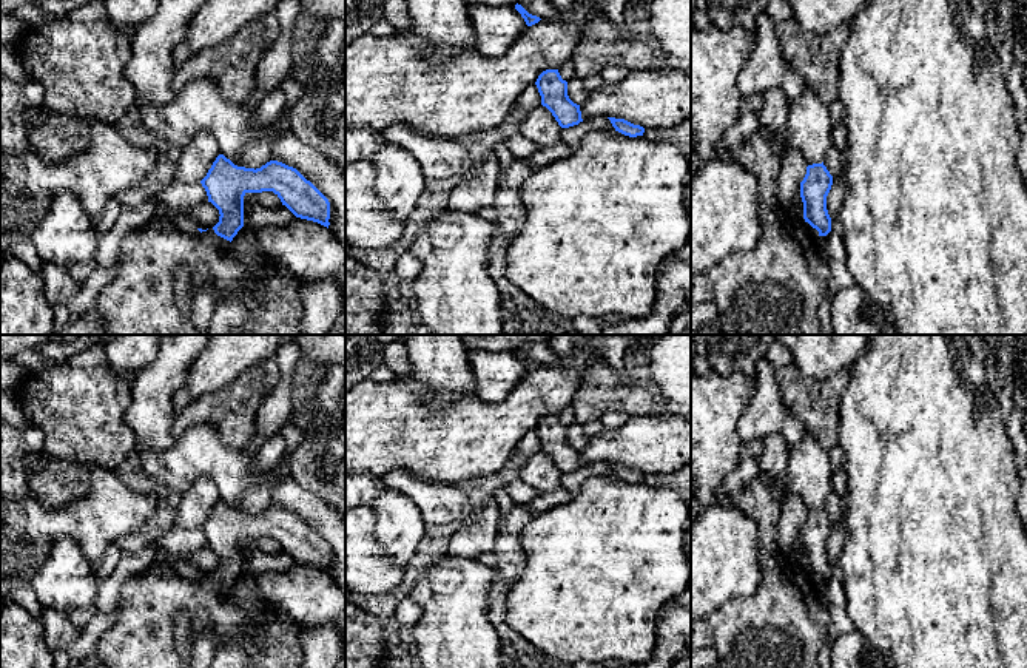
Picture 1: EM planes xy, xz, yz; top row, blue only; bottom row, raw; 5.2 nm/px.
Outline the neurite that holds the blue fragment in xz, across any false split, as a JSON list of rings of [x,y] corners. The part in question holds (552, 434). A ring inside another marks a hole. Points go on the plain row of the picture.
[[[558,415],[543,417],[535,427],[546,452],[561,474],[569,474],[583,467],[580,450],[567,441],[567,427],[561,424]]]

